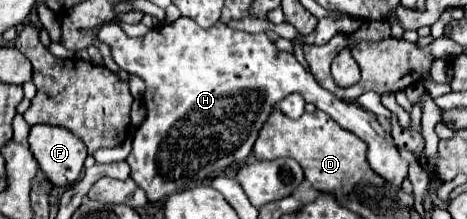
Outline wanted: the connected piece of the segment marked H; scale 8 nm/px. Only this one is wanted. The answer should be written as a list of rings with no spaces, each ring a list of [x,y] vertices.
[[[178,18],[174,24],[162,24],[160,28],[140,38],[126,36],[118,22],[106,22],[102,24],[98,38],[112,48],[112,58],[122,70],[140,76],[146,84],[144,92],[146,118],[134,134],[132,152],[126,160],[132,170],[130,178],[146,192],[150,202],[158,202],[164,196],[182,192],[194,186],[194,182],[208,178],[216,170],[230,166],[232,162],[242,162],[252,152],[258,132],[268,120],[272,108],[284,96],[294,92],[300,94],[306,102],[314,104],[318,110],[330,114],[342,128],[362,138],[368,144],[368,162],[372,170],[378,172],[382,178],[386,178],[394,186],[400,186],[408,174],[408,162],[400,158],[392,136],[382,130],[374,114],[362,110],[358,104],[342,102],[334,94],[324,90],[312,78],[312,74],[294,58],[292,52],[280,52],[270,42],[270,38],[266,38],[264,32],[260,34],[236,32],[222,22],[216,22],[212,28],[204,30],[190,18]]]

